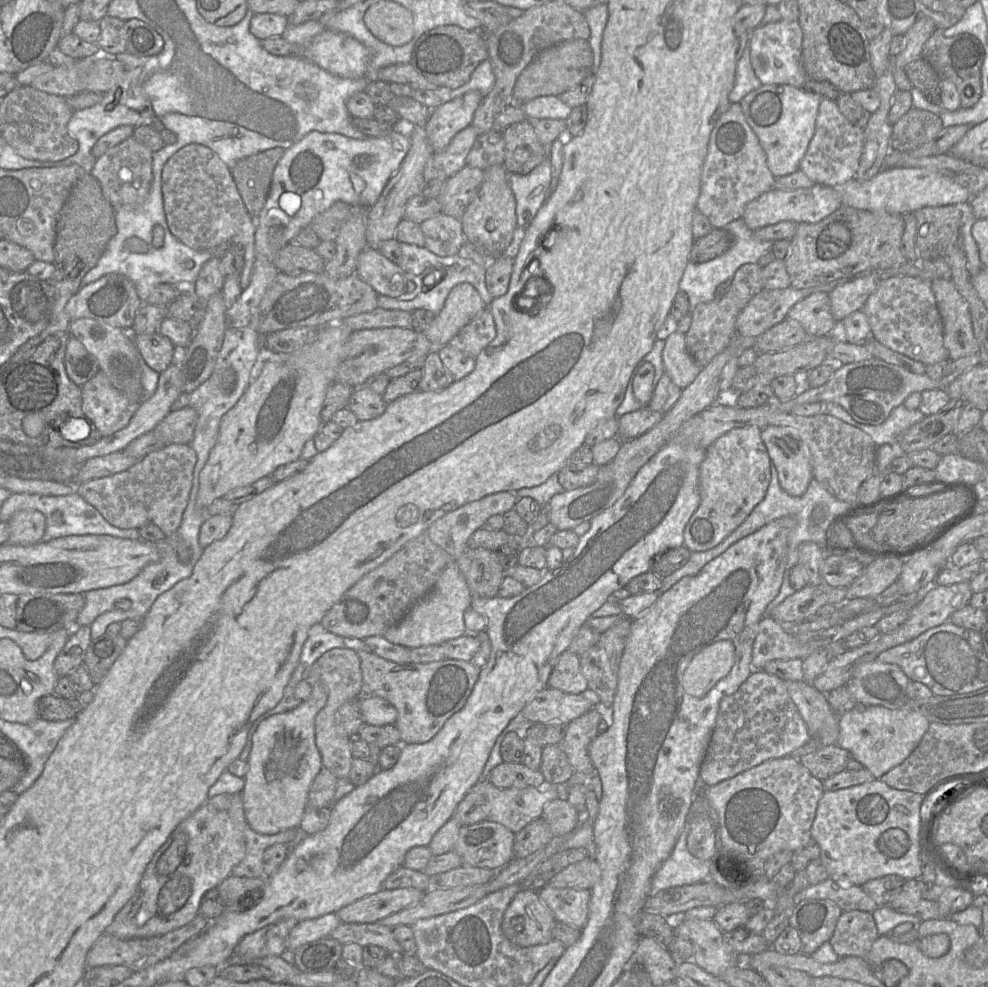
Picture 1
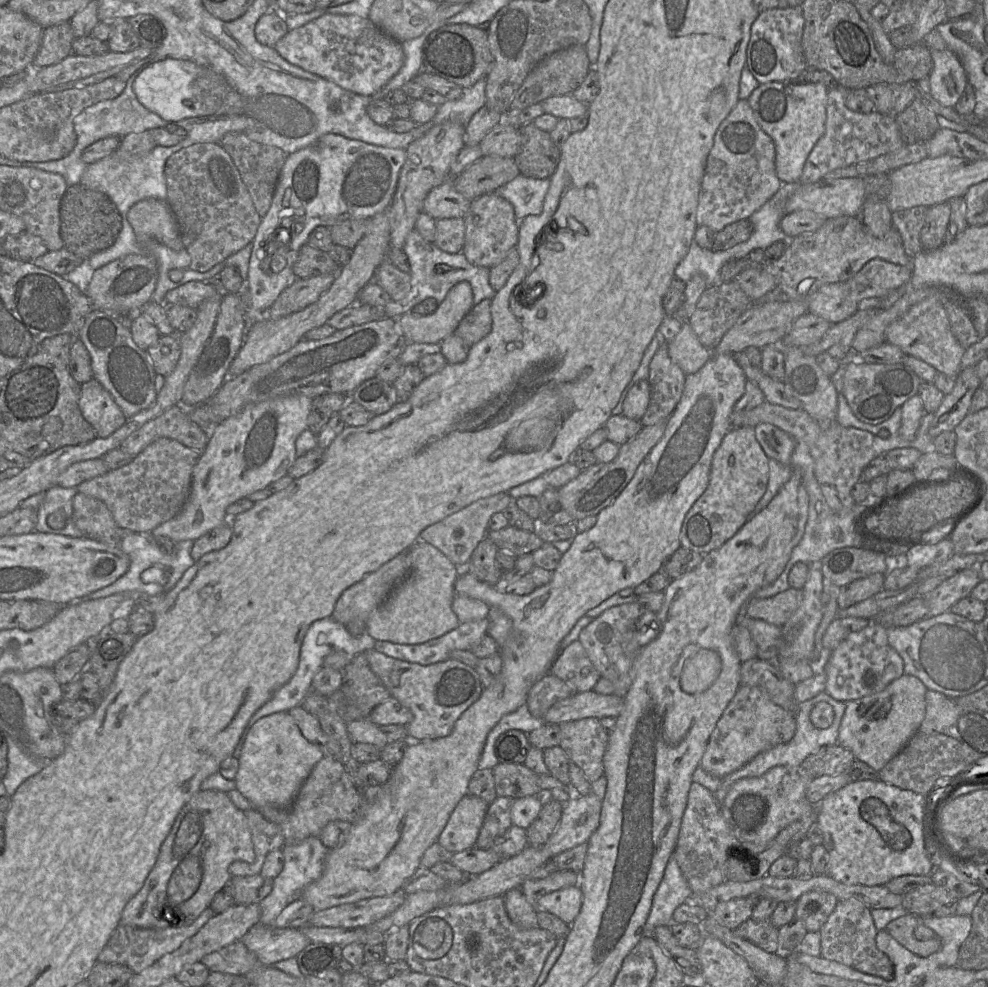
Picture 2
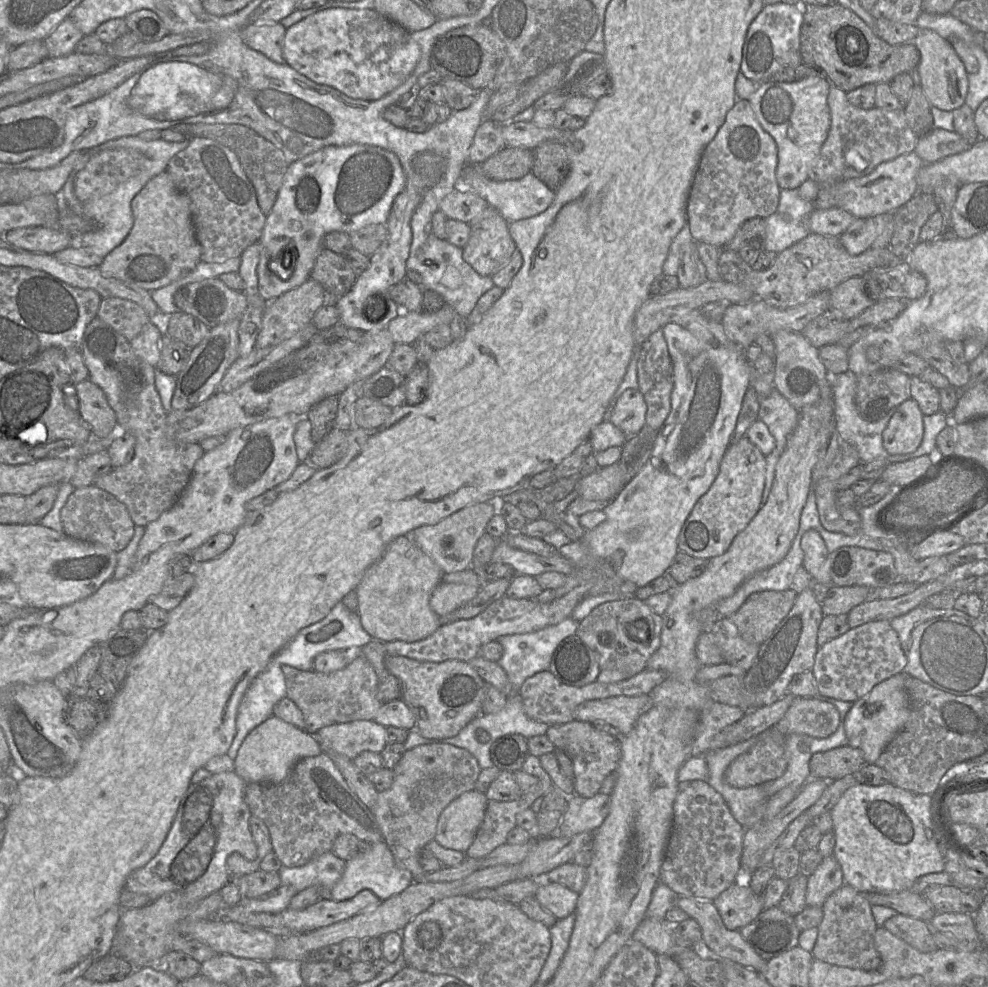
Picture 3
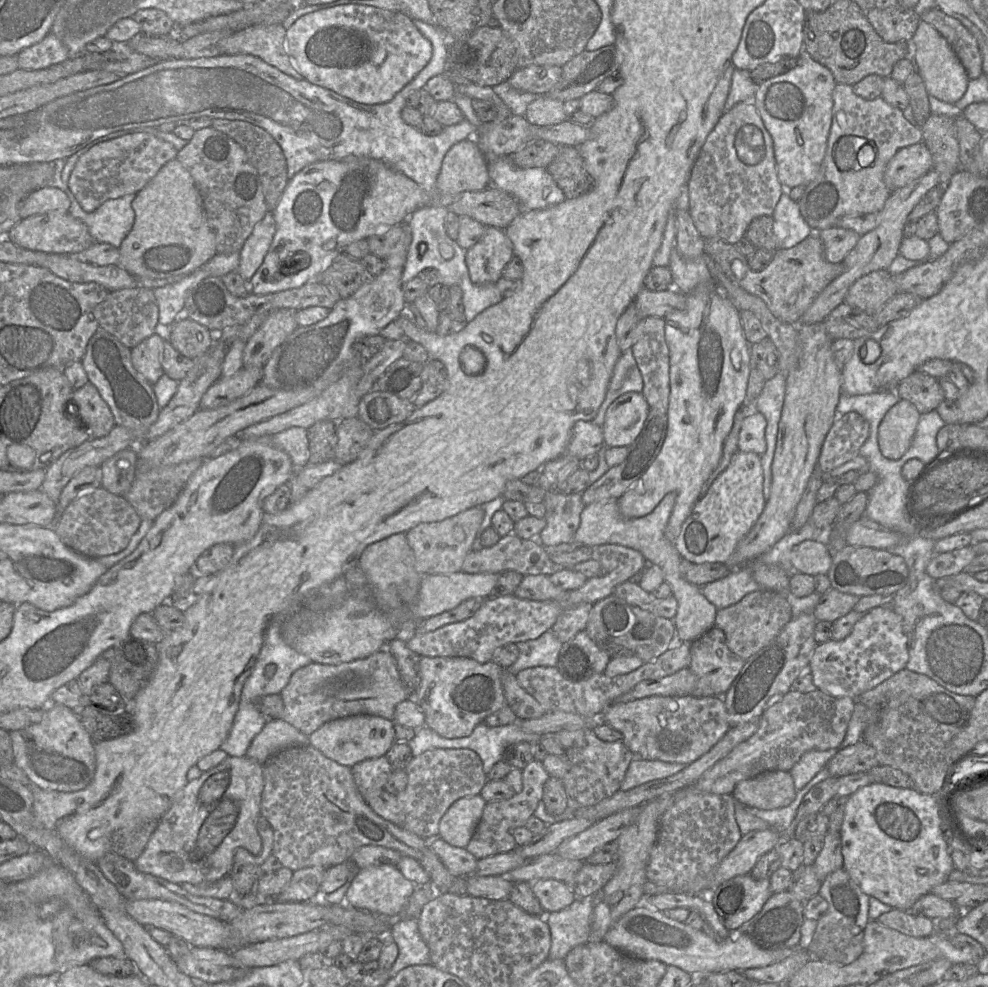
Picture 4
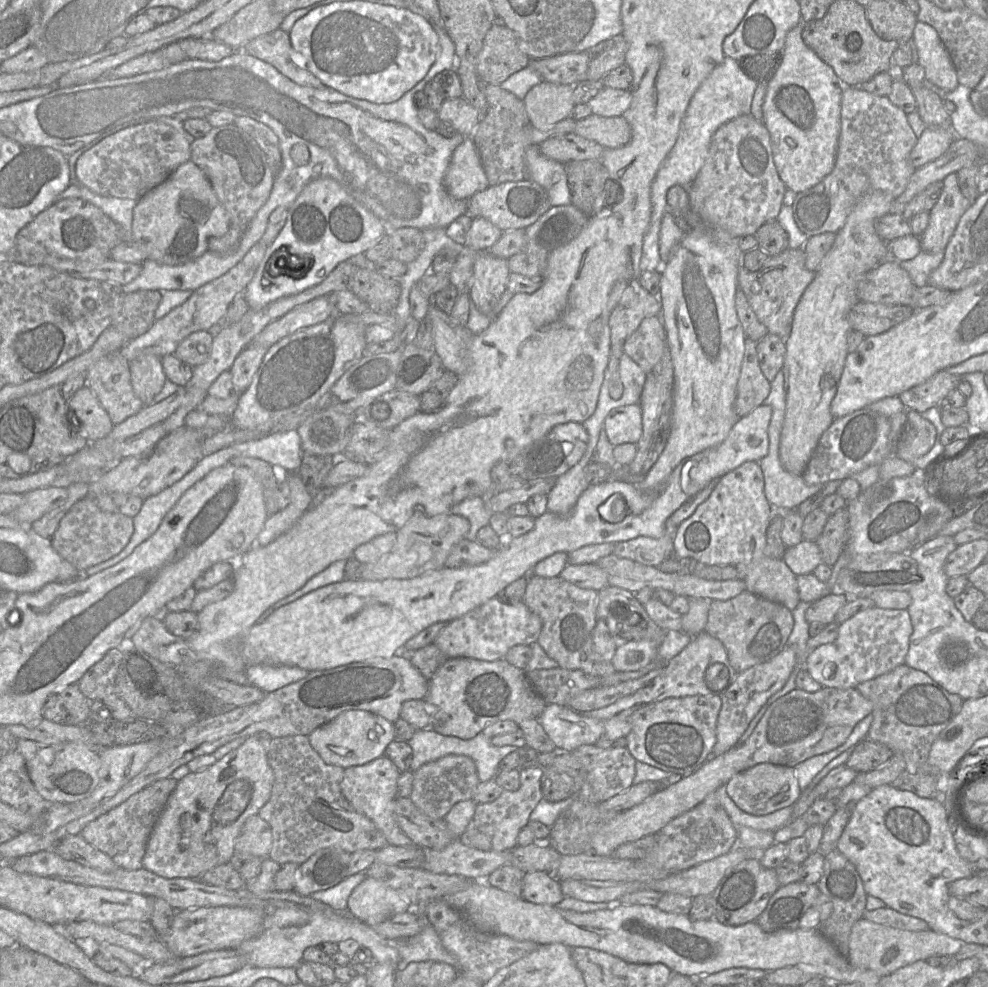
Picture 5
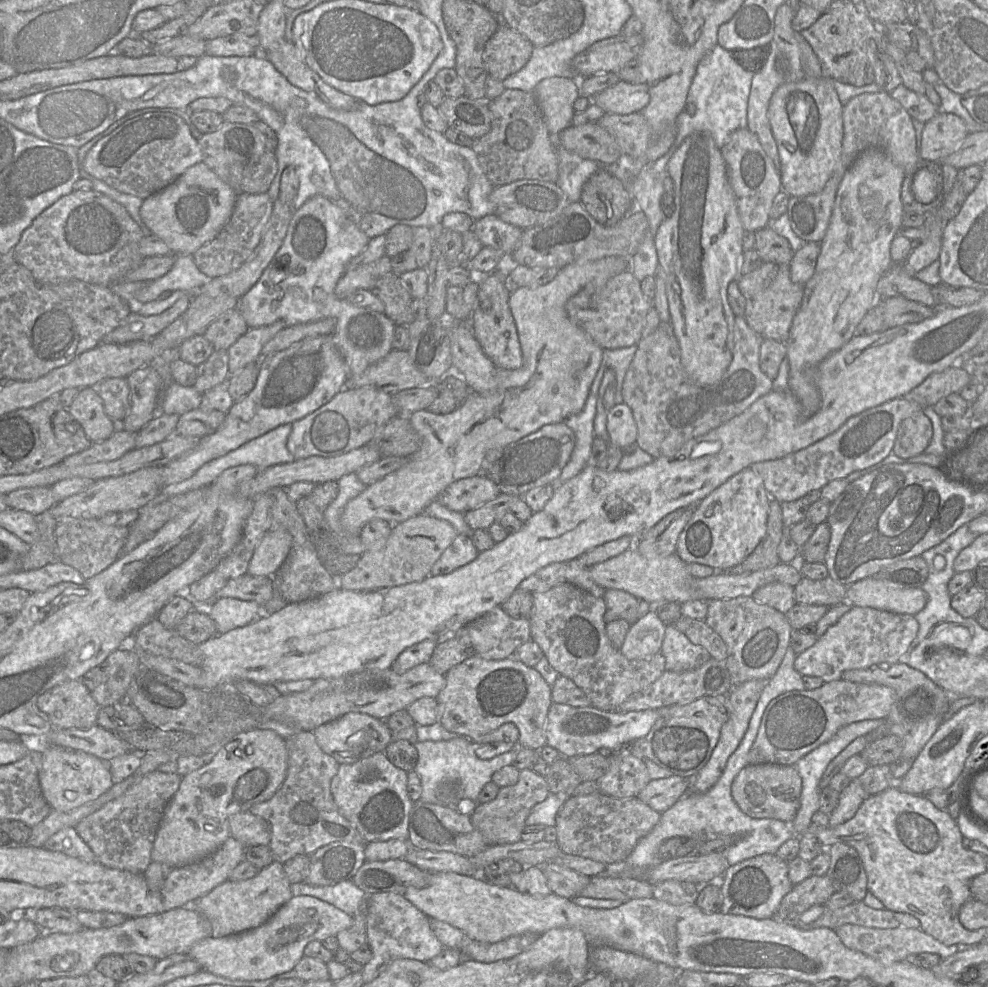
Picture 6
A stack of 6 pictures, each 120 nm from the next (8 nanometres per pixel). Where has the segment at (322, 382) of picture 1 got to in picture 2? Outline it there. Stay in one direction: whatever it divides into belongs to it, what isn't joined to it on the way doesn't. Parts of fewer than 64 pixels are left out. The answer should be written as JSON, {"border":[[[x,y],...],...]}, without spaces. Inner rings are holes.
{"border":[[[289,395],[250,404],[211,428],[208,444],[192,472],[188,499],[177,516],[151,531],[175,542],[195,541],[230,520],[226,509],[232,503],[268,487],[286,476],[297,459],[295,442],[308,428],[313,399]]]}

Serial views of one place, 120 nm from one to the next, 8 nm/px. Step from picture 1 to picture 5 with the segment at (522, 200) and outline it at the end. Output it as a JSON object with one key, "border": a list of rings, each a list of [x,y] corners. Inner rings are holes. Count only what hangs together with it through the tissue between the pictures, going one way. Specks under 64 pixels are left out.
{"border":[[[539,145],[527,148],[525,164],[528,179],[546,190],[551,207],[572,204],[565,164],[544,156]]]}

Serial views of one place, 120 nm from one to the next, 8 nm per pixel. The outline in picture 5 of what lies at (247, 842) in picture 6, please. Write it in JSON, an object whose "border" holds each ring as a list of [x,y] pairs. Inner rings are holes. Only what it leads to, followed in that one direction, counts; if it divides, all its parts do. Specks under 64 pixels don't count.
{"border":[[[259,815],[247,818],[234,844],[236,852],[249,853],[262,859],[268,857],[271,846],[271,827]]]}

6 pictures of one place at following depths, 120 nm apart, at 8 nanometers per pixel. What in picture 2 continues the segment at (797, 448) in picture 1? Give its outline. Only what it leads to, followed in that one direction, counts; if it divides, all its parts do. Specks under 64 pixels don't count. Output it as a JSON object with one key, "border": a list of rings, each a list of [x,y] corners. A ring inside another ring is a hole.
{"border":[[[768,423],[758,424],[754,431],[757,441],[769,459],[790,465],[795,441],[788,433]]]}

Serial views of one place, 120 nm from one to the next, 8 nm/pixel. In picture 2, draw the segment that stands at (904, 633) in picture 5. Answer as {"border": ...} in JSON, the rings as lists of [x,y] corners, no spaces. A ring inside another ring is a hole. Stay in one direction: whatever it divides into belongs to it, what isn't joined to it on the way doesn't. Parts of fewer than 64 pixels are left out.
{"border":[[[869,620],[868,626],[851,633],[830,653],[823,671],[827,677],[825,692],[837,701],[848,702],[883,691],[904,674],[904,661],[890,646],[887,628]]]}

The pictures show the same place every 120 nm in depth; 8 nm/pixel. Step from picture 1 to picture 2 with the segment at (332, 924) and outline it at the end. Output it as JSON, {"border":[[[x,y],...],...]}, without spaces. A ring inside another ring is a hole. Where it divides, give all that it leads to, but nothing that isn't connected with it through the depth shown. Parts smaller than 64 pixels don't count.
{"border":[[[258,923],[240,941],[263,966],[273,966],[277,961],[296,958],[310,944],[299,928],[274,928]]]}

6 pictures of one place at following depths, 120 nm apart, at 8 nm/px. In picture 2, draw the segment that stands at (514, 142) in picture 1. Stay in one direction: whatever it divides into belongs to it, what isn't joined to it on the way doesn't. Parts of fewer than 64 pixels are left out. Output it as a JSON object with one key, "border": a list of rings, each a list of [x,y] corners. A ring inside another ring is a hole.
{"border":[[[533,122],[519,128],[521,148],[513,157],[520,174],[535,179],[551,178],[559,161],[559,147],[555,145],[549,132],[540,130]]]}

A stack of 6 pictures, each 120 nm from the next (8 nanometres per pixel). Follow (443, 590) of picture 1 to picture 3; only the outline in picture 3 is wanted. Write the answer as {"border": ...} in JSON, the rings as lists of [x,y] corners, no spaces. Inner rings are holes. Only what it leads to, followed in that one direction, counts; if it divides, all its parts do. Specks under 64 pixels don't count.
{"border":[[[399,536],[387,546],[383,556],[367,569],[355,588],[358,615],[365,631],[384,643],[392,641],[416,642],[433,634],[442,624],[441,618],[429,605],[435,587],[443,581],[443,572],[409,536]]]}

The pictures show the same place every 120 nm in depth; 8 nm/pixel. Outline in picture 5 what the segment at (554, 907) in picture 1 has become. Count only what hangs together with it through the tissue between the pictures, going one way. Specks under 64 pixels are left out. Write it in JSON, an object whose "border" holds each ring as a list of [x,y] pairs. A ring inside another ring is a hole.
{"border":[[[545,871],[525,873],[522,897],[534,904],[558,905],[564,898],[560,881]]]}

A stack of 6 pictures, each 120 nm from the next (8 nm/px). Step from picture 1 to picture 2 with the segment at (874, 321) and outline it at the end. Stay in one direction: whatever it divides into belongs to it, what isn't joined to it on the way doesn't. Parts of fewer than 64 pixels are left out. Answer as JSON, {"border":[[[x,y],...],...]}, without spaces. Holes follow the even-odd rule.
{"border":[[[930,295],[916,303],[900,318],[890,323],[884,332],[885,342],[898,346],[906,355],[918,358],[938,372],[956,378],[961,369],[961,359],[966,349],[952,333],[941,295]]]}

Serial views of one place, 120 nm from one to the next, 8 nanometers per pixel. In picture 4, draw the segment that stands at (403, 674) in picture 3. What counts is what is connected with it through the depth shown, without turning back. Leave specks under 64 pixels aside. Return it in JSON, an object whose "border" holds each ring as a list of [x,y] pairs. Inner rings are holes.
{"border":[[[420,657],[420,684],[409,699],[422,710],[425,726],[445,738],[469,736],[491,714],[507,705],[501,682],[503,668],[467,657]]]}

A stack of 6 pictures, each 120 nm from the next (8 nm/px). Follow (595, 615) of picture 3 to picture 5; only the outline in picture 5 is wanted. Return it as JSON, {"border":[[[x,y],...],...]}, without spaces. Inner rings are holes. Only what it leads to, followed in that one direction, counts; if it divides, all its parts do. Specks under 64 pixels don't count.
{"border":[[[608,586],[598,592],[597,618],[603,620],[618,645],[627,641],[649,640],[658,646],[666,630],[650,619],[634,593]]]}

